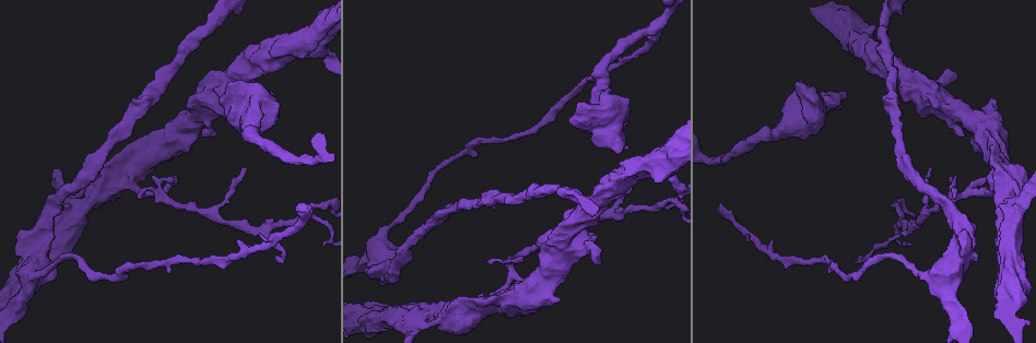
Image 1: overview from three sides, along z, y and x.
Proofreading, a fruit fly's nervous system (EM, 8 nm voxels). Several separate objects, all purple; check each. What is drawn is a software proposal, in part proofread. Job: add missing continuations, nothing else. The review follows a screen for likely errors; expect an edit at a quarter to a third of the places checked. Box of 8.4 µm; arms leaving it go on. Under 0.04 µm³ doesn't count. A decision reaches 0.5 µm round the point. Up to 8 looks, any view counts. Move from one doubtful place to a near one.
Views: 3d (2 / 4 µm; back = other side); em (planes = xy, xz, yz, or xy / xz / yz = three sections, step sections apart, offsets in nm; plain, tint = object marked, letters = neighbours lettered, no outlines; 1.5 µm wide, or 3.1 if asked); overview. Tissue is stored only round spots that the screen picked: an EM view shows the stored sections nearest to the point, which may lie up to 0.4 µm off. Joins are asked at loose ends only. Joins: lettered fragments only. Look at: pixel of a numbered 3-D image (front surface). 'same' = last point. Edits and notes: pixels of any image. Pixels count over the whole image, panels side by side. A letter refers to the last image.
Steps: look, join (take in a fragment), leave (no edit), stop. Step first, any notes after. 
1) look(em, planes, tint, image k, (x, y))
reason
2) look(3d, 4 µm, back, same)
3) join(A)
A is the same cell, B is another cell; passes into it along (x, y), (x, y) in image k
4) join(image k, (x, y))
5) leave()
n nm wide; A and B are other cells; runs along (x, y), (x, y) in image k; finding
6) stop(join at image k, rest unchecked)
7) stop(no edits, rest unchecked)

look(em, yz, step 4, letters, image 1, (952, 198))
an open end

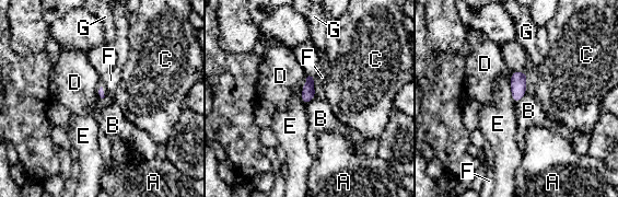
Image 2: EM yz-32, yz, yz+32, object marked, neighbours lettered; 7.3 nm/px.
leave()
A, B, C, D, E, F and G are other cells; border along (308, 76), (300, 96) in image 2; no lettered fragment goes on from it

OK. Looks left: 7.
look(em, planes, plain, image 1, (991, 104))
thick end

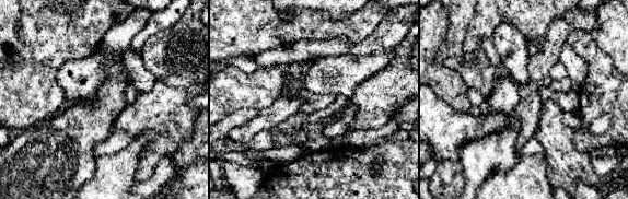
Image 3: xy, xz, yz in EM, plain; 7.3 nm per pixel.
look(em, planes, letters, same)
what lies round it

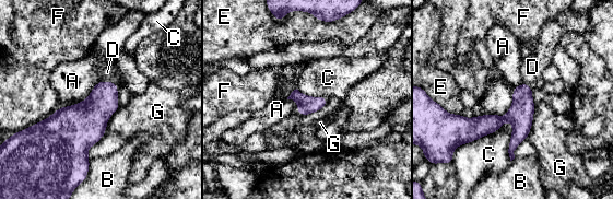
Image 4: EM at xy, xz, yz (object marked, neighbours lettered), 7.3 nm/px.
join(D)
D is the same cell, A, B, C, E, F and G are other cells; it goes on there

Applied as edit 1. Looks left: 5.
look(overview)

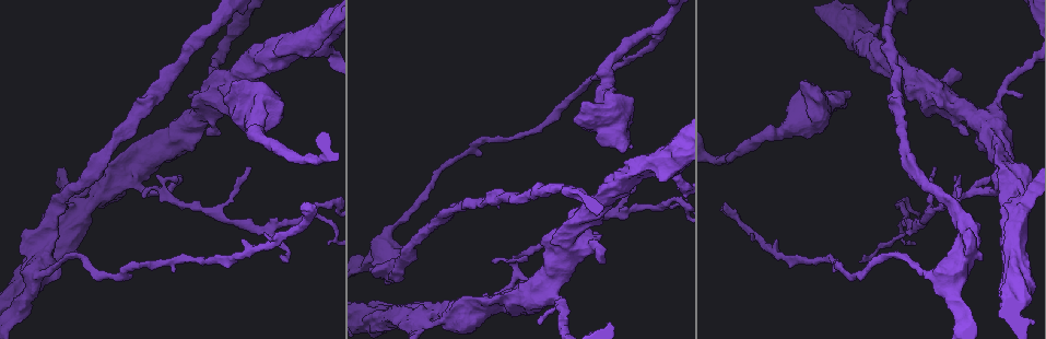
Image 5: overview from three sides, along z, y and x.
look(em, xz, step 4, tint, image 5, (723, 204))
an open end

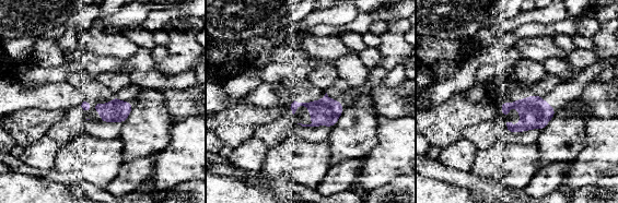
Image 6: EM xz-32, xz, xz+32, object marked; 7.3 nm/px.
look(em, planes, letters, same)
cut it another way

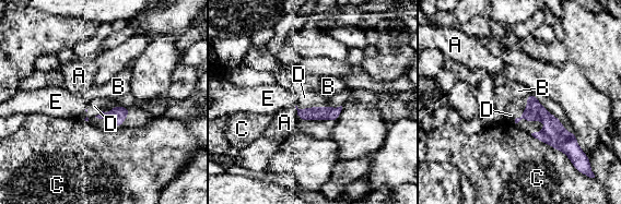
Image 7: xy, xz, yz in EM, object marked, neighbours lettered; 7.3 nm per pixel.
join(D)
D touches over 280 nm; D is the same cell, A, B, C and E are other cells; it goes on there

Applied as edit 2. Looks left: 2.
stop(join at image 4, join at image 7, rest unchecked)

